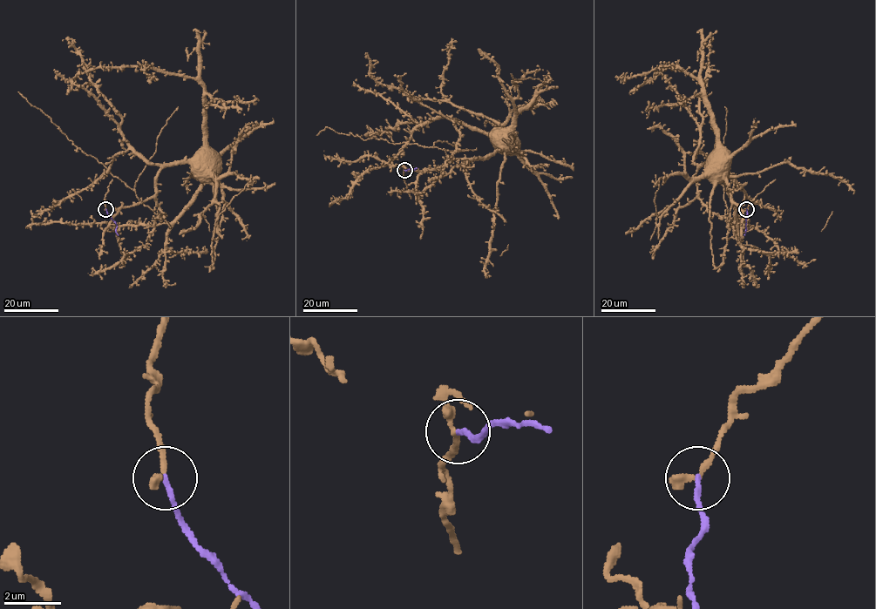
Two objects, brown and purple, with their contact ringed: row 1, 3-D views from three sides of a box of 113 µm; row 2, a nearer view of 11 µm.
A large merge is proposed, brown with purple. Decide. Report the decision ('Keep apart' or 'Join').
Join

